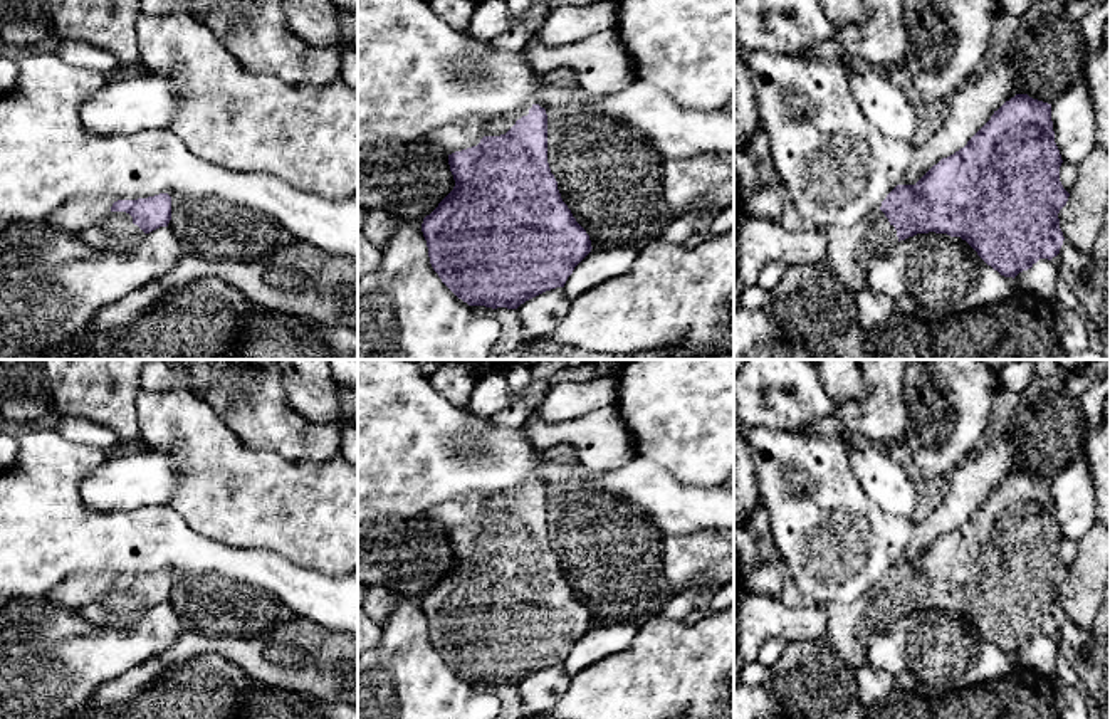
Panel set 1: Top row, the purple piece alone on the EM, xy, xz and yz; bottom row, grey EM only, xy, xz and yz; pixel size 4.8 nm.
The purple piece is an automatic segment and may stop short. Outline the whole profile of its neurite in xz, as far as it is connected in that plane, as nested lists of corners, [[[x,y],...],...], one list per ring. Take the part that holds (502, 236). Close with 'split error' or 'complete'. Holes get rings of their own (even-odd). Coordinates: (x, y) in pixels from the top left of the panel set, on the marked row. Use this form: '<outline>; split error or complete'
[[[526,104],[517,116],[494,118],[484,124],[477,146],[448,155],[453,190],[423,218],[428,257],[442,282],[469,306],[517,309],[526,301],[564,287],[574,267],[591,252],[586,230],[576,222],[558,190],[547,163],[547,114]]]; split error

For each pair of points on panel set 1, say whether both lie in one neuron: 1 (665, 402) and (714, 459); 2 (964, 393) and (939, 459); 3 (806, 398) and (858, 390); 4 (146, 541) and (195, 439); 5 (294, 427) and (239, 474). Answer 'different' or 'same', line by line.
1: same
2: same
3: different
4: different
5: different

